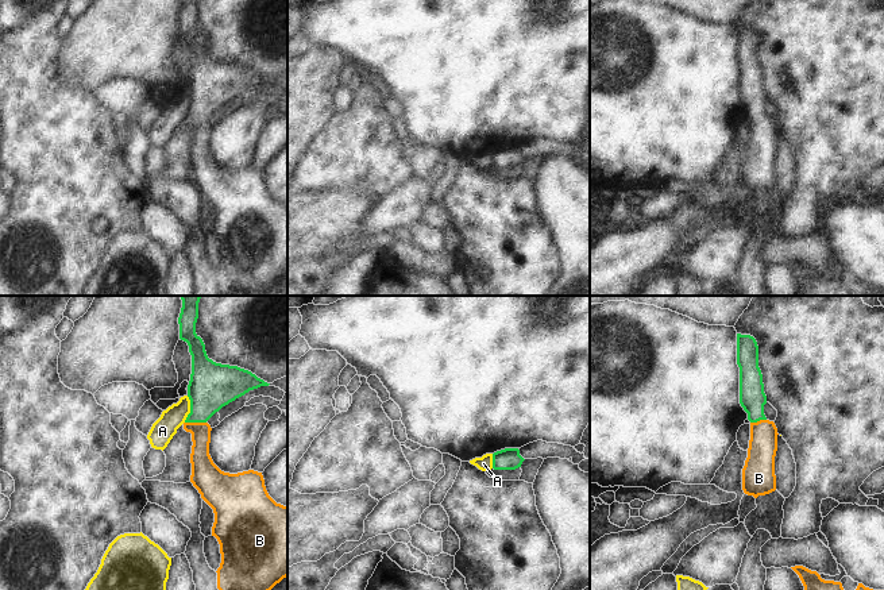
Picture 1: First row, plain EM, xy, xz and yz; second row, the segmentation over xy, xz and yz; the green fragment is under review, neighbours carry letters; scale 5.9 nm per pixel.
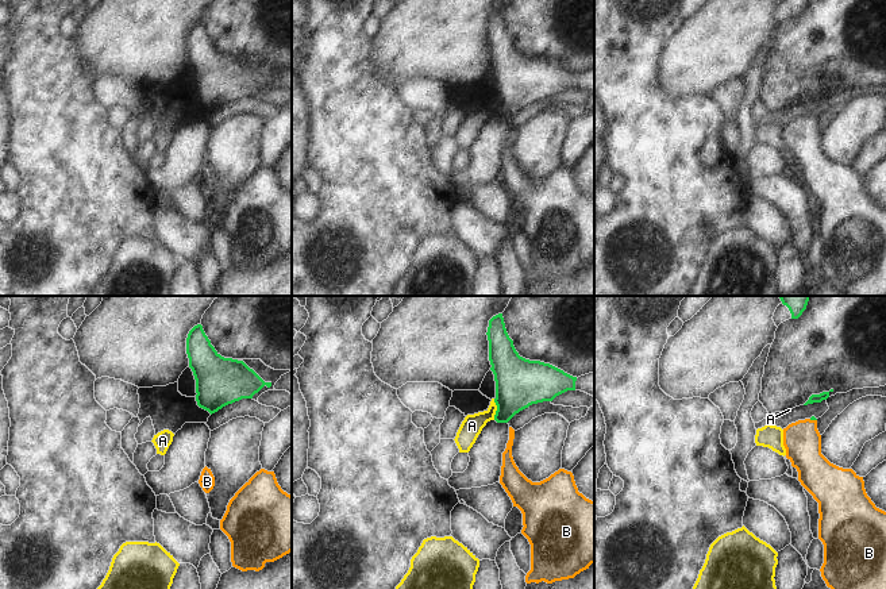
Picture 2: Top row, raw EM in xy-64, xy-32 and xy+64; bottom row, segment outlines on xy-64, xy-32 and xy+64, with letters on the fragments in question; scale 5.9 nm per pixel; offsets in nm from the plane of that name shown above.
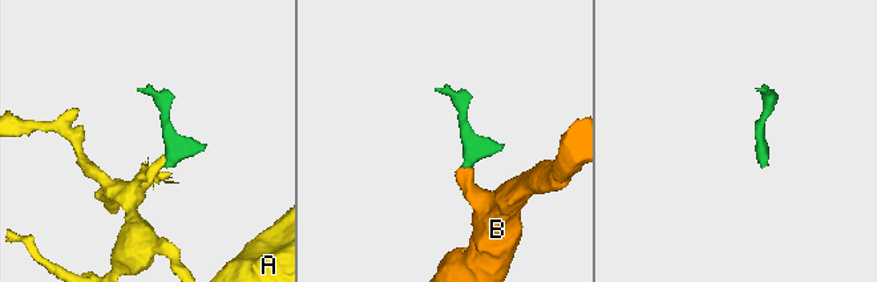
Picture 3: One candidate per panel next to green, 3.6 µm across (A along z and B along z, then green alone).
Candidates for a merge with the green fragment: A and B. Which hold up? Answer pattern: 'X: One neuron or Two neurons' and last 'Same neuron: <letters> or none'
A: Two neurons
B: One neuron
Same neuron: B

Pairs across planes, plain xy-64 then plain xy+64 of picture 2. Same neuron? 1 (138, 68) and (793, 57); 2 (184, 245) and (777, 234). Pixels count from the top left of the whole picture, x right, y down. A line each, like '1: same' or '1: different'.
1: different
2: same

